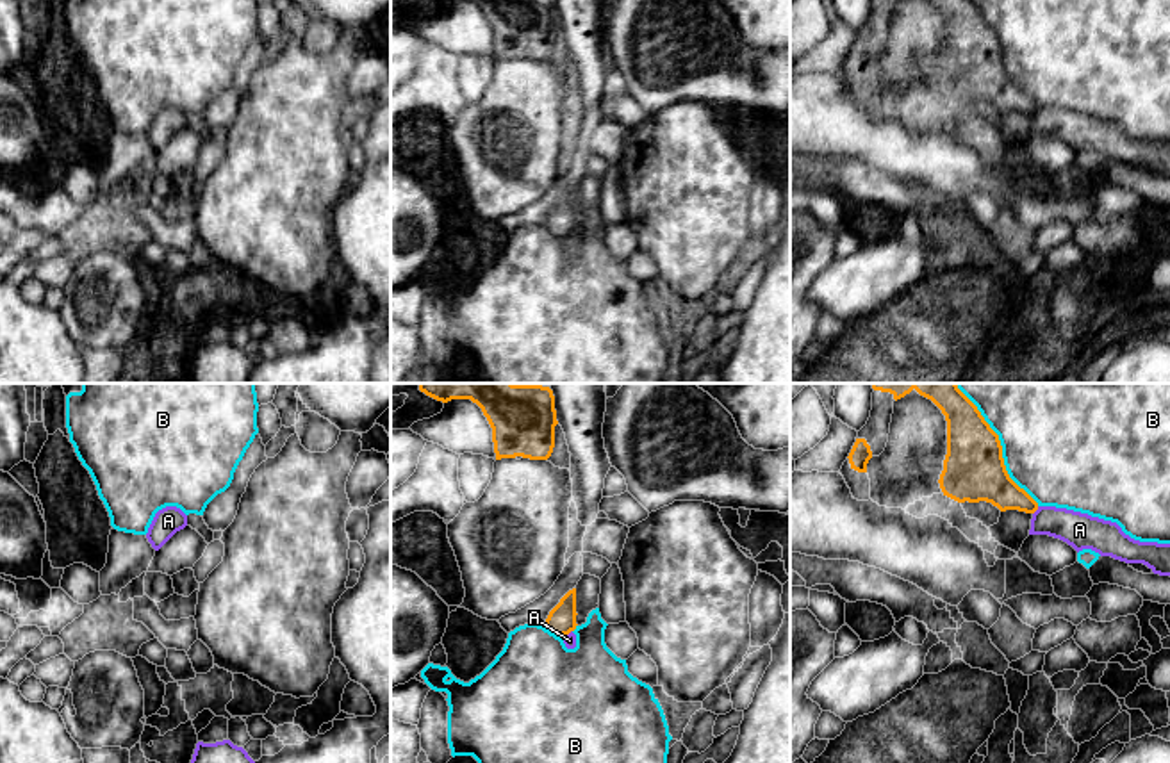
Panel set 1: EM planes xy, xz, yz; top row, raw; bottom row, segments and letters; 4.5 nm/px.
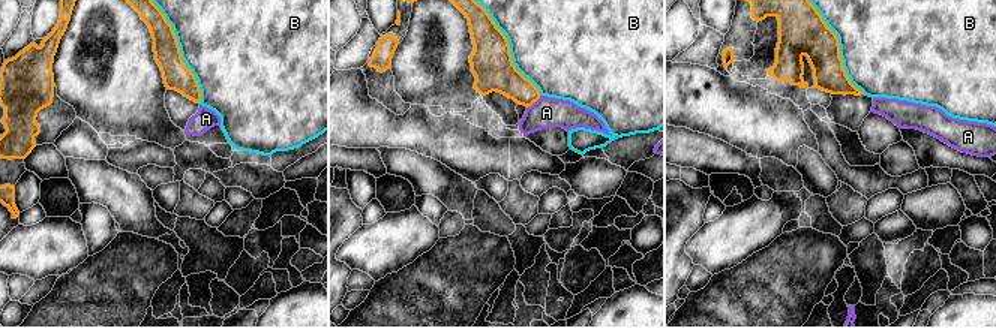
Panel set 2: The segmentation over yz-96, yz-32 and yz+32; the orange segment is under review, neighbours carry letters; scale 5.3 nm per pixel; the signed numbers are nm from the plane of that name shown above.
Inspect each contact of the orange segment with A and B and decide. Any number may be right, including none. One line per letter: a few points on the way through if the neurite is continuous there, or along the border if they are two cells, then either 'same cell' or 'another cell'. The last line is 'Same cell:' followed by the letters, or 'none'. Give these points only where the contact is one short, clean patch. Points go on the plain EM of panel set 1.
A: border along yz (1038, 107), (1033, 114); another cell
B: another cell
Same cell: none

